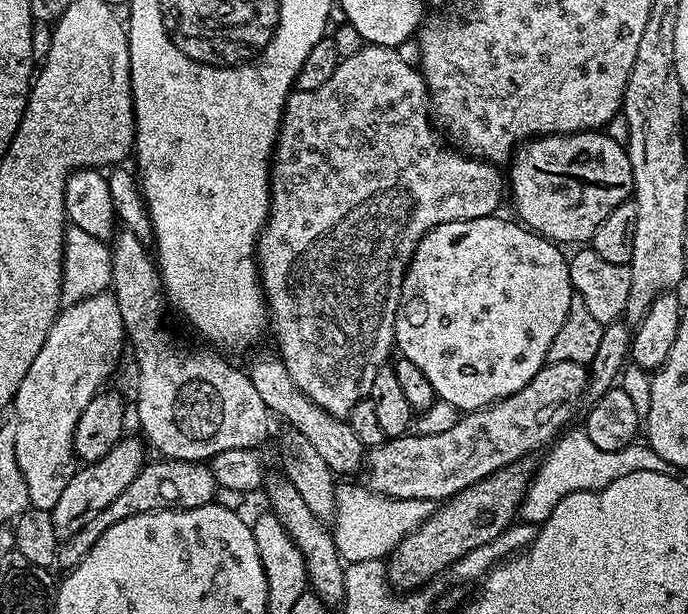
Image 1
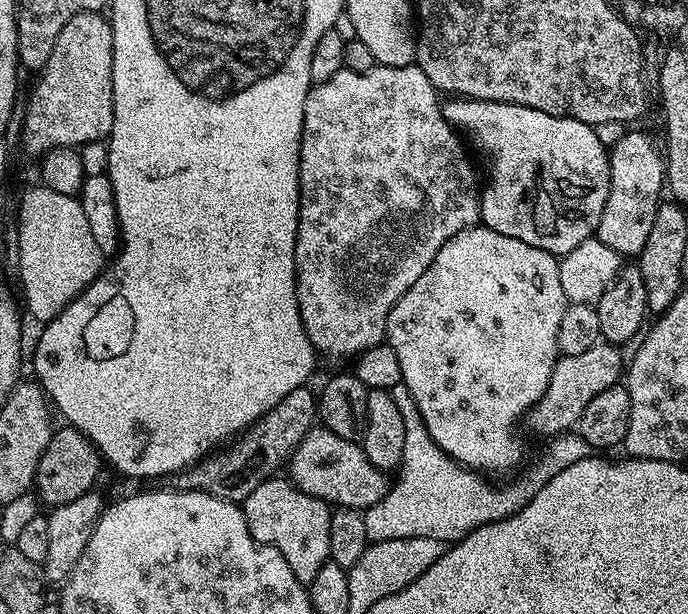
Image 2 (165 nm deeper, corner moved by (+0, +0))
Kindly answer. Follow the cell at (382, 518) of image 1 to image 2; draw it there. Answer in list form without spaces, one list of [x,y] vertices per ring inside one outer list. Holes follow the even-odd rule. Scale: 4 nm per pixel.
[[[403,382],[390,391],[398,411],[402,413],[402,423],[406,426],[406,443],[398,469],[400,477],[394,480],[388,493],[373,508],[363,513],[365,532],[372,542],[419,537],[436,538],[445,542],[458,541],[478,526],[486,526],[490,522],[498,522],[518,514],[518,510],[529,504],[534,494],[538,494],[538,490],[542,490],[542,486],[546,486],[546,482],[550,482],[554,474],[562,474],[566,466],[574,466],[574,462],[582,462],[590,455],[588,443],[575,431],[569,430],[551,437],[545,443],[548,445],[545,446],[544,453],[512,478],[517,480],[509,479],[504,482],[509,484],[495,488],[492,485],[495,483],[489,482],[481,473],[459,464],[436,445],[422,422],[422,414],[418,414],[418,402],[414,402],[414,394],[410,394]]]

